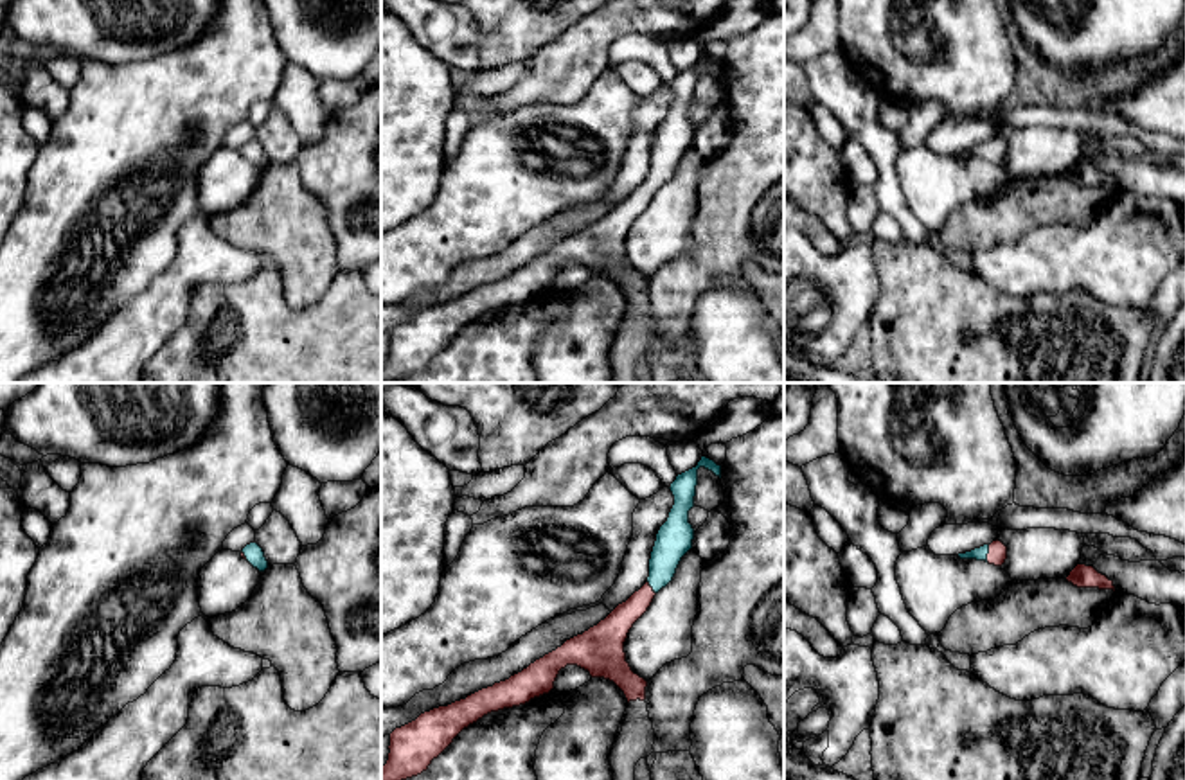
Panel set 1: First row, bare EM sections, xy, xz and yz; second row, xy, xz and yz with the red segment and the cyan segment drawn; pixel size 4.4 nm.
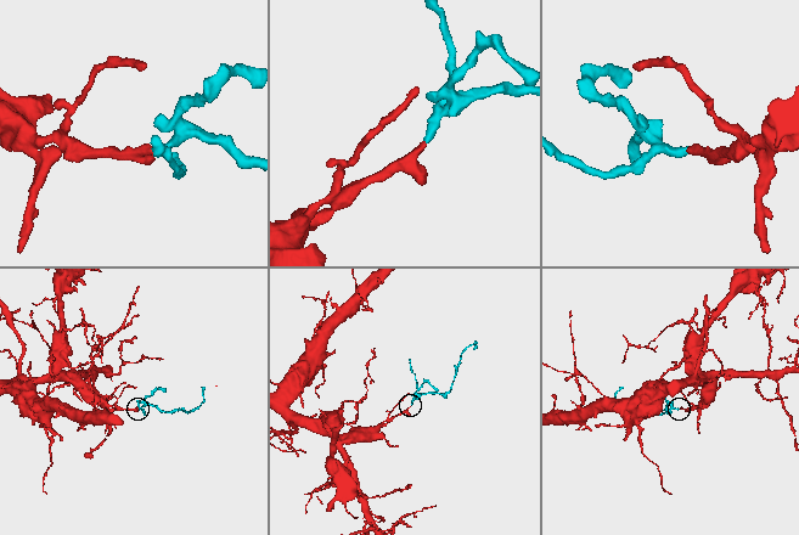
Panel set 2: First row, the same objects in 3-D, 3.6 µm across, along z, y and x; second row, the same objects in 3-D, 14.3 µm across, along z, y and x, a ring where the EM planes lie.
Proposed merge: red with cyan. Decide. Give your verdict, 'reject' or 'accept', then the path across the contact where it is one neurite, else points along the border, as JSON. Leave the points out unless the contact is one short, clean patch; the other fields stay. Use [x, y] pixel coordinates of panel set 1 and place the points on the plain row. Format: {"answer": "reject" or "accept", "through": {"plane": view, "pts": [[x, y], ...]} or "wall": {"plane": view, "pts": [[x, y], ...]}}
{"answer": "accept", "through": {"plane": "yz", "pts": [[997, 153], [988, 151], [980, 151]]}}

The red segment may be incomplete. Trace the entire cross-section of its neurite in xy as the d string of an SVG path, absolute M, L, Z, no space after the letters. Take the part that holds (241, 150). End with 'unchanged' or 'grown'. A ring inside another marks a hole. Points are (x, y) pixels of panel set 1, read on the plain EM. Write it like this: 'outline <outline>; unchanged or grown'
outline M250 140L241 147L241 155L246 156L254 165L264 169L268 165L268 158L264 155L263 146L257 140Z; grown

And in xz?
outline M701 54L696 65L678 72L671 81L674 102L656 131L649 156L649 174L644 183L597 223L566 237L521 270L466 297L424 309L415 318L396 325L390 331L388 358L381 365L381 383L396 383L426 368L432 358L464 325L484 313L548 291L559 268L566 262L577 262L588 268L592 275L613 279L624 289L628 300L644 298L647 279L635 271L626 259L624 239L633 221L651 203L655 192L673 178L682 155L692 146L694 126L689 120L689 108L694 104L699 65L721 75L721 63Z; grown

